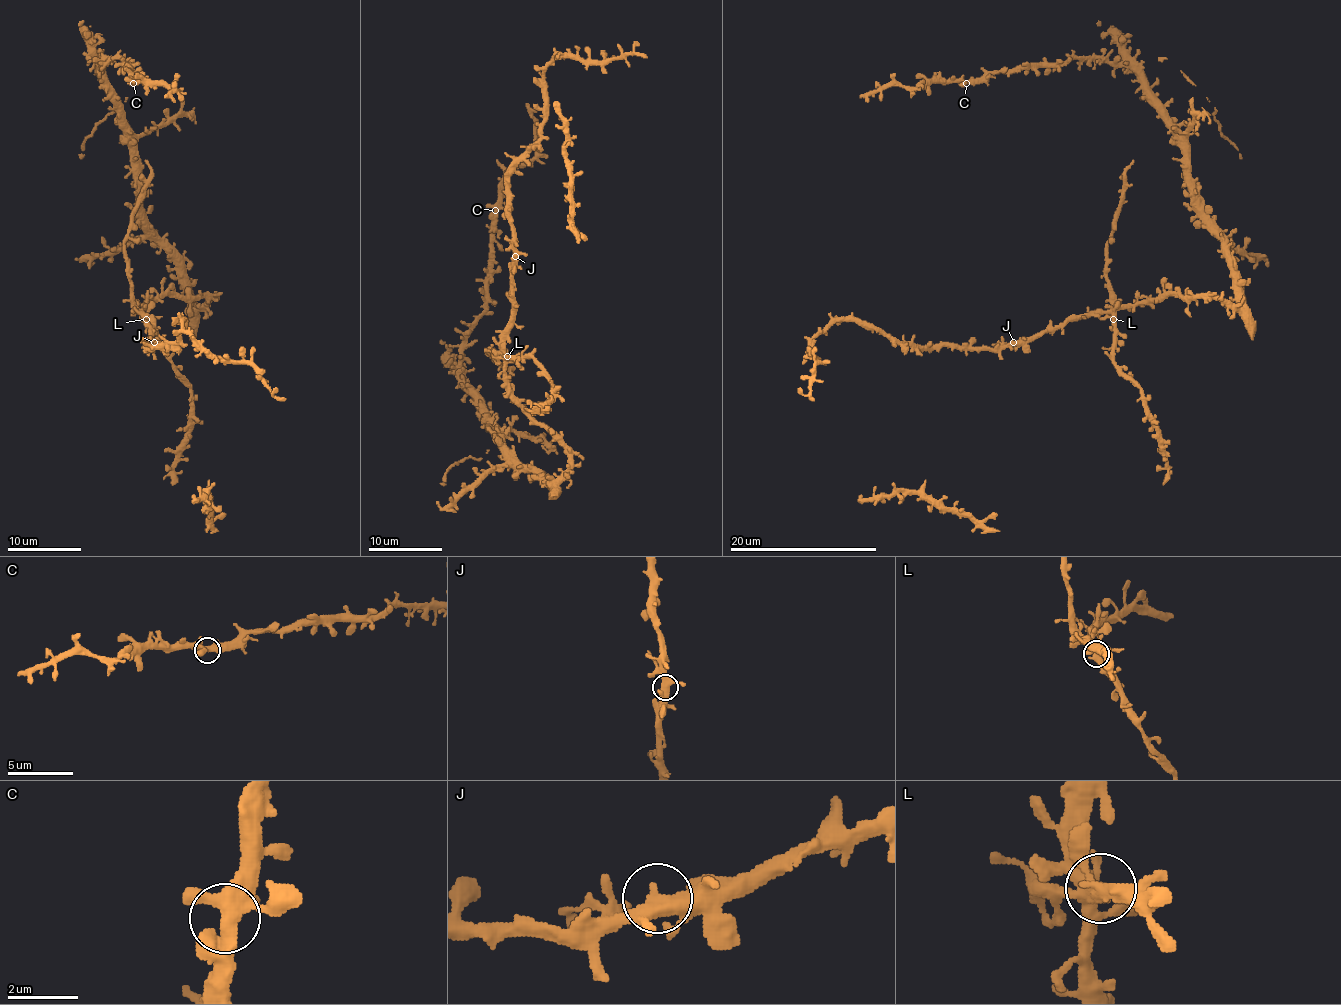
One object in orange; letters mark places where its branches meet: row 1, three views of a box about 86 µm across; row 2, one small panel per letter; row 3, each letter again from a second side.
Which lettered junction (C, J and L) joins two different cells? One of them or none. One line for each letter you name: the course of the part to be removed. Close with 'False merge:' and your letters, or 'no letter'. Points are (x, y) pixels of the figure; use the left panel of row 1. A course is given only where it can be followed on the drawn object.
False merge: no letter

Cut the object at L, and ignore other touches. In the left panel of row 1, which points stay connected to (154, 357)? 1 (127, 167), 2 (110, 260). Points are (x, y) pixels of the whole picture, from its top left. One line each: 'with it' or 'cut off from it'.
1: with it
2: with it

